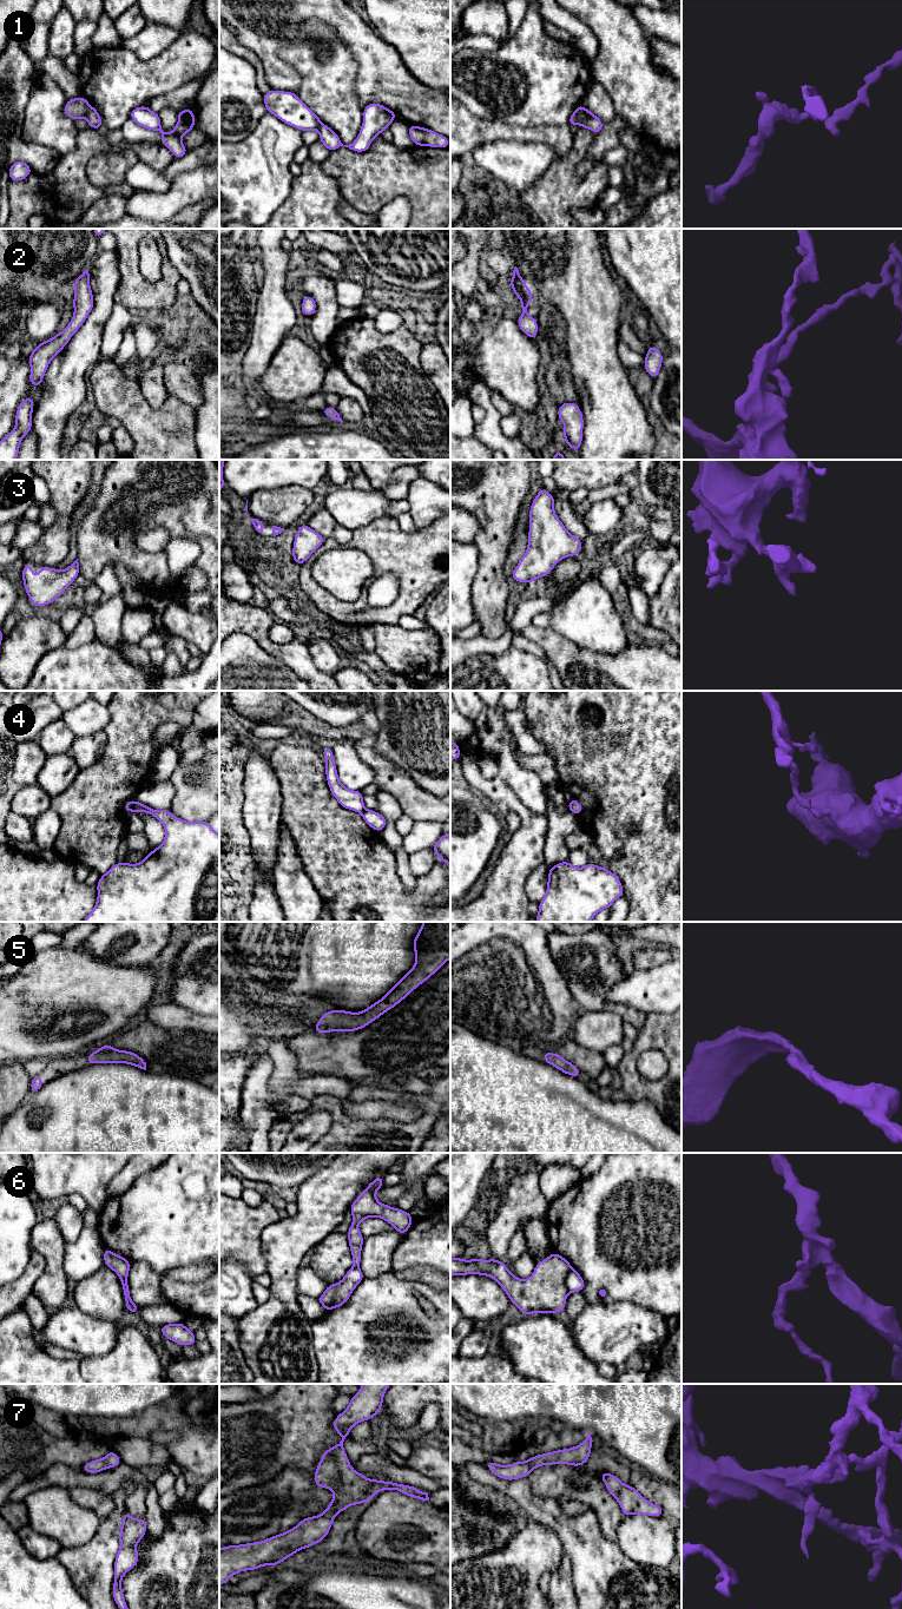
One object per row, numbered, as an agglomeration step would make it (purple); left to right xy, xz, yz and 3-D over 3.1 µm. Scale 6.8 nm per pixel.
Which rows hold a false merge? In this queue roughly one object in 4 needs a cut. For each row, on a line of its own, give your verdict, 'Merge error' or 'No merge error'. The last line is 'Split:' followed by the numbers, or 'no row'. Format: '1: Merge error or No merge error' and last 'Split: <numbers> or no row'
1: Merge error
2: No merge error
3: No merge error
4: Merge error
5: No merge error
6: Merge error
7: No merge error
Split: 1, 4, 6

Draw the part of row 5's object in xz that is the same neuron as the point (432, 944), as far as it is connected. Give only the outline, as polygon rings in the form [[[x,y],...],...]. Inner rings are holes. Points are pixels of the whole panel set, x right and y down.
[[[423,922],[413,942],[414,967],[377,1002],[360,1013],[330,1010],[320,1017],[315,1033],[357,1031],[393,1009],[450,958],[450,922]]]

